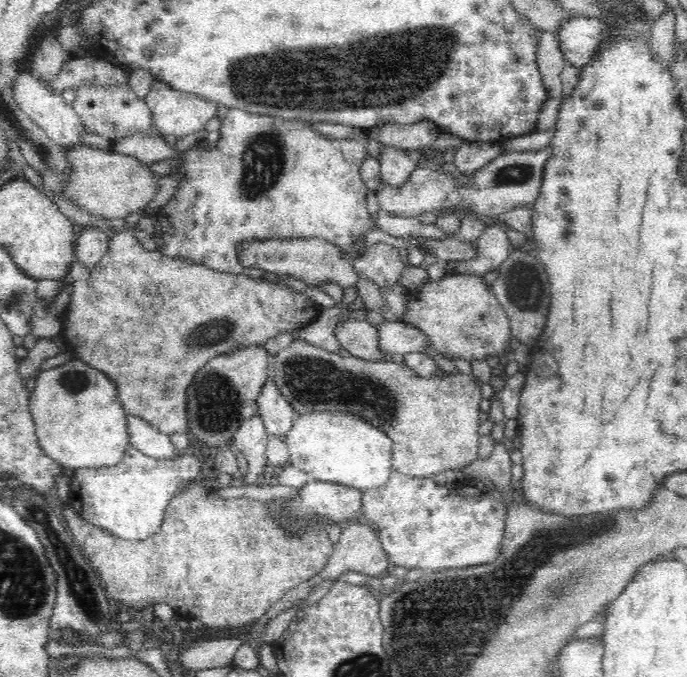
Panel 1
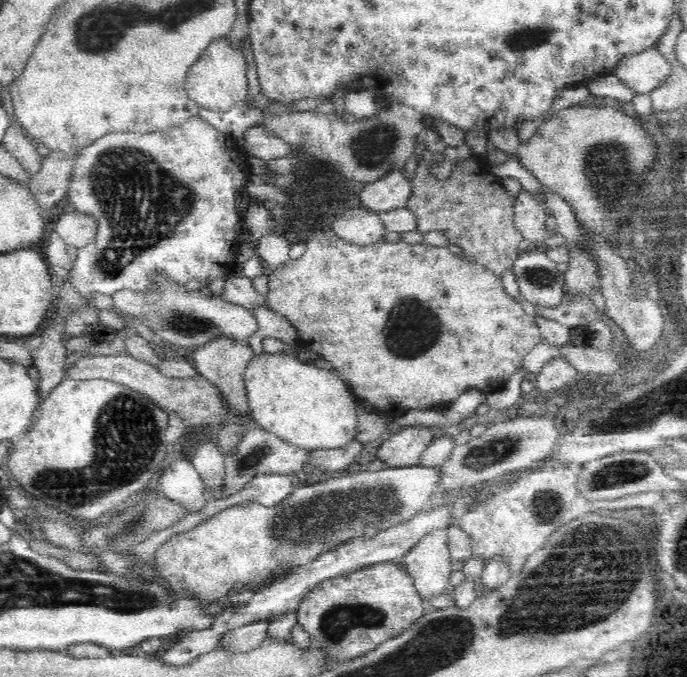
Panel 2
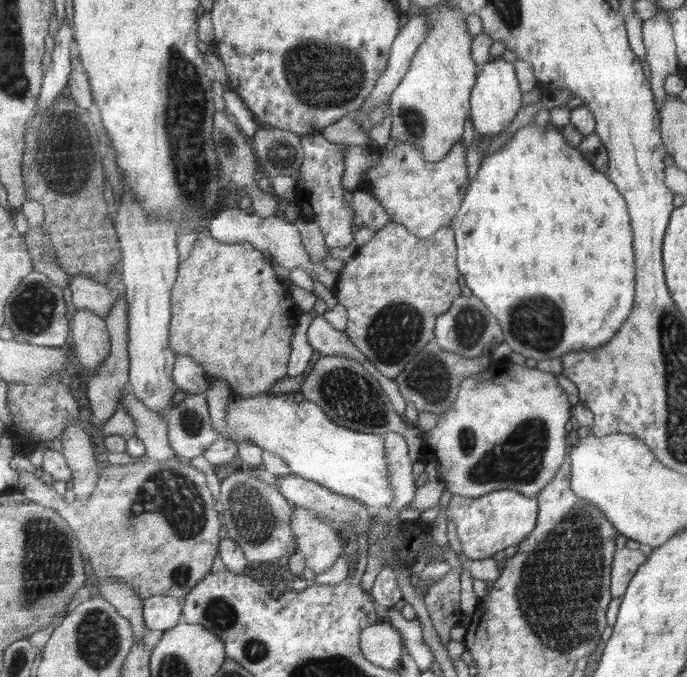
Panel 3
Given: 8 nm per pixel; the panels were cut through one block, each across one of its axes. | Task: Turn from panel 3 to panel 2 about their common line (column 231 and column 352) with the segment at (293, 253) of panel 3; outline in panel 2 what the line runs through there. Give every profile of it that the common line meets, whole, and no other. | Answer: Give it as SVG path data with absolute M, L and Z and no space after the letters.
M363 207L337 215L332 228L342 240L356 245L380 244L387 230L379 213Z

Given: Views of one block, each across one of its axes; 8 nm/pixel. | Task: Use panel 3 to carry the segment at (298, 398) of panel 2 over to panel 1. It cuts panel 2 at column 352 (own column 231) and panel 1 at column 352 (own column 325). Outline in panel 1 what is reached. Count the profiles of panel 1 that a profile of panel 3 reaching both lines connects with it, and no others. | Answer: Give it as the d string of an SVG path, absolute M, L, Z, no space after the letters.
M300 412L286 434L286 444L291 466L307 472L314 481L351 485L364 491L386 484L393 470L392 439L354 412Z

